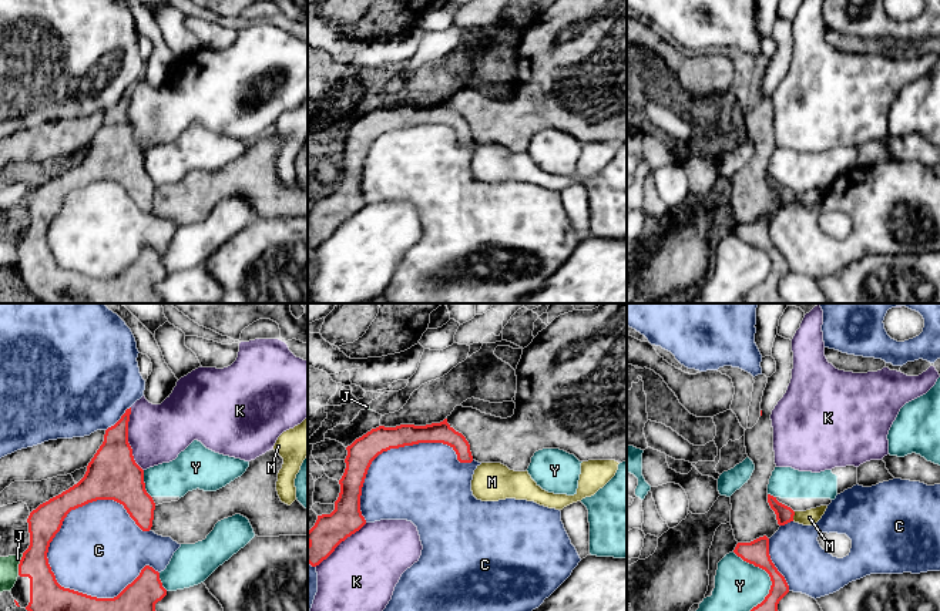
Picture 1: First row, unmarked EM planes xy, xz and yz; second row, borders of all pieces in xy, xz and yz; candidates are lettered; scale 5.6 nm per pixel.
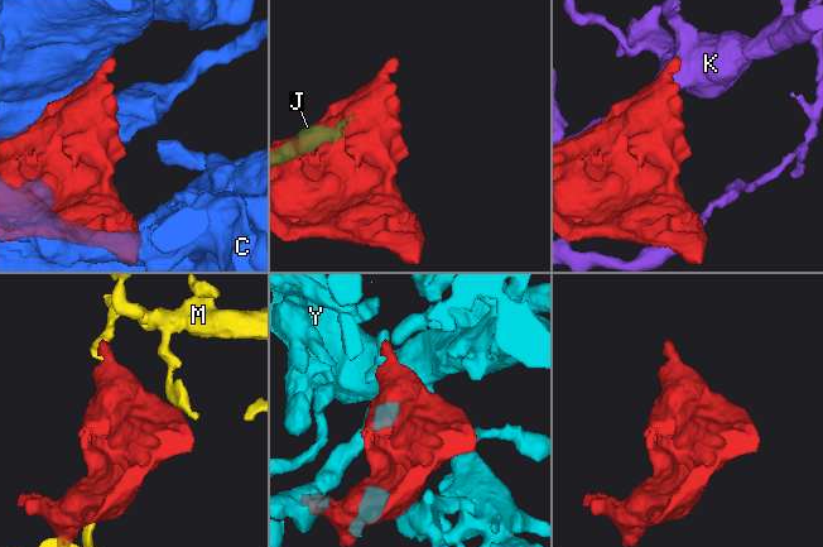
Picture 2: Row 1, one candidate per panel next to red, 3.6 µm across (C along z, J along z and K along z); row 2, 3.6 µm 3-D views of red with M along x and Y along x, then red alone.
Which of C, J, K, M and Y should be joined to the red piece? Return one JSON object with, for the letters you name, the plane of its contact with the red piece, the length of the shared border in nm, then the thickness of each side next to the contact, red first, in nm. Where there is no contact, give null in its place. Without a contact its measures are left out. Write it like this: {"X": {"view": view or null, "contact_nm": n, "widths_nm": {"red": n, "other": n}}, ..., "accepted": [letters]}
{"accepted": []}

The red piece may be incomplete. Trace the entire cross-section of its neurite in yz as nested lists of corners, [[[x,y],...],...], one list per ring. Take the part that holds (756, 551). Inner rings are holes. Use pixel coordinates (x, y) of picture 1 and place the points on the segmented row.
[[[763,536],[751,543],[738,543],[733,553],[743,561],[765,570],[772,581],[769,594],[751,611],[778,611],[778,604],[789,592],[789,585],[771,560],[769,538]]]

